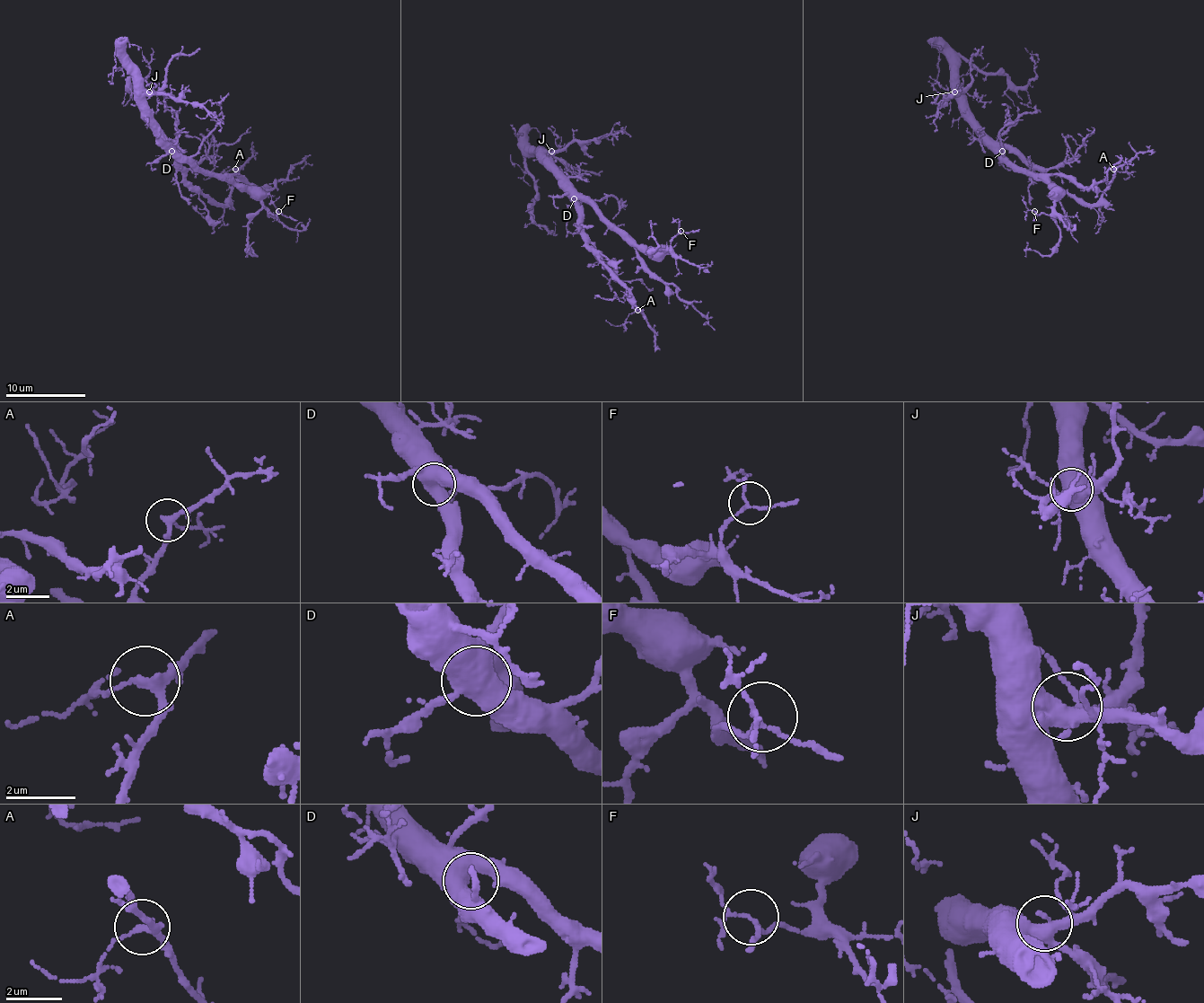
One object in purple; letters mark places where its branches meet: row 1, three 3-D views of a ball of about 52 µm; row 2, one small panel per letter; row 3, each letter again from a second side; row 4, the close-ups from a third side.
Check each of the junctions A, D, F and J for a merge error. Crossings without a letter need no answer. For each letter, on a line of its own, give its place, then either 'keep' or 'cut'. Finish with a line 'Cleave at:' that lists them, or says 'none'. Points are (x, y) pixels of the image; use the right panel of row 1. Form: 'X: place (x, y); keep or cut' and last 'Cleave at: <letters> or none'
A: place (1113, 169); keep
D: place (1002, 151); keep
F: place (1034, 211); keep
J: place (954, 92); keep
Cleave at: none

